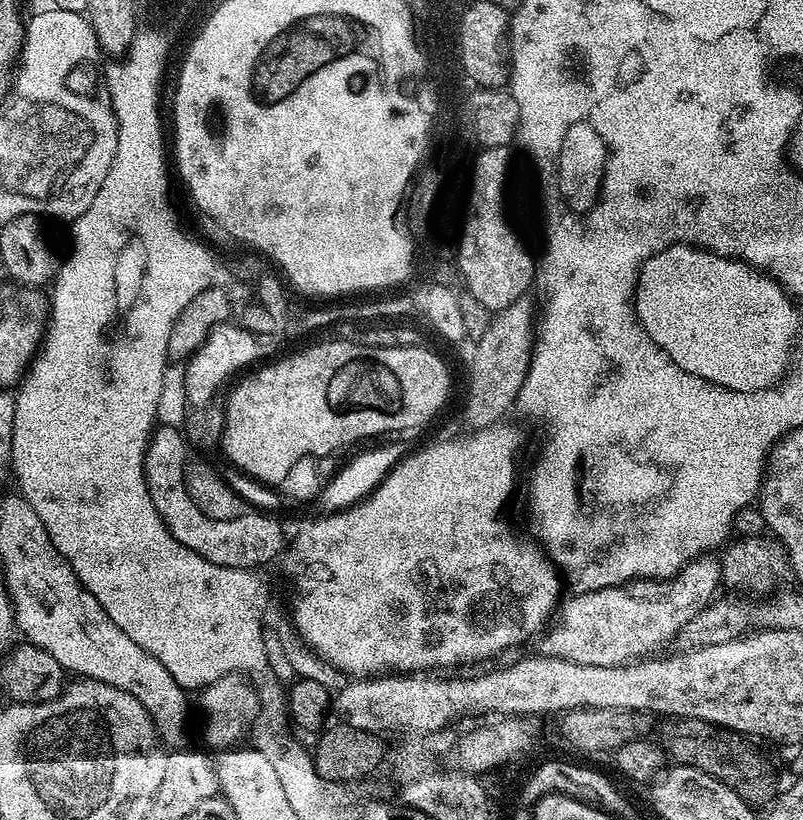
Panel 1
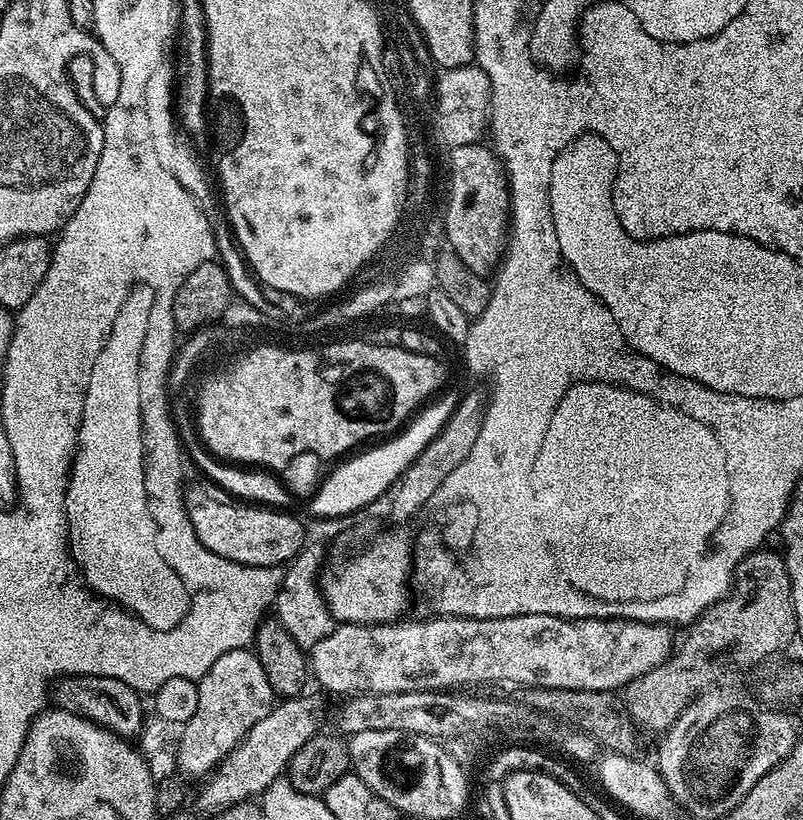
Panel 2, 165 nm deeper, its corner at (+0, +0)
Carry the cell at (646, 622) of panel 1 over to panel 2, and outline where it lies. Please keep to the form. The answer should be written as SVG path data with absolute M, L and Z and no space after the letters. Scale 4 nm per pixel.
M526 614L525 616L516 617L498 617L497 620L477 620L467 619L463 616L441 616L439 618L431 618L432 620L412 620L409 624L405 622L393 622L391 624L340 624L336 626L333 632L326 638L322 638L320 642L310 649L310 672L316 680L328 692L348 692L344 694L363 694L366 692L381 692L382 694L390 694L391 692L442 692L445 690L455 689L456 684L474 684L474 686L481 686L484 684L492 683L495 680L501 680L506 683L520 683L529 684L530 687L548 687L548 688L565 688L566 690L578 691L606 691L615 693L617 690L623 689L634 678L638 678L642 674L646 674L650 670L654 670L660 664L663 664L669 656L673 655L674 644L672 648L672 632L673 629L666 623L644 623L642 621L627 620L625 618L615 619L564 619L558 616L551 616L550 614Z

